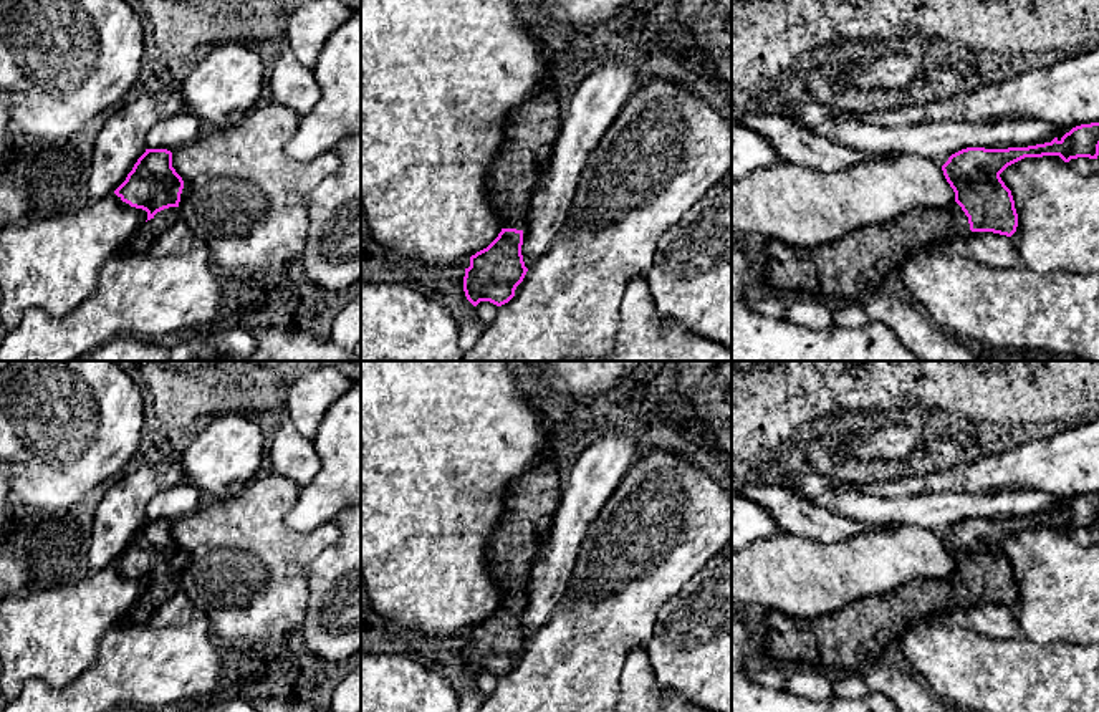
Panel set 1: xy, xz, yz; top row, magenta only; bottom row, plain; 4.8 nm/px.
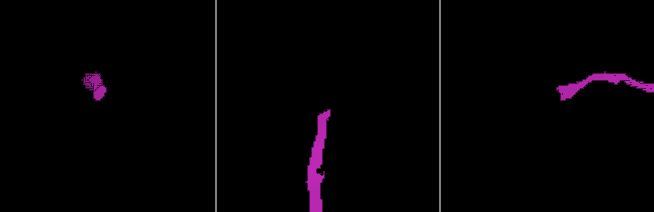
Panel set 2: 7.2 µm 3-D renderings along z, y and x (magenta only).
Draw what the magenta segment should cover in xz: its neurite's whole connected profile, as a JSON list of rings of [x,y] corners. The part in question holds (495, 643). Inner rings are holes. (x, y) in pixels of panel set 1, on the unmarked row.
[[[546,455],[545,460],[515,480],[505,495],[505,513],[488,545],[490,571],[503,599],[487,619],[470,628],[470,637],[465,639],[463,662],[473,677],[480,672],[490,672],[497,677],[508,674],[528,642],[521,626],[523,601],[531,568],[548,538],[561,502],[563,488],[559,487],[558,467],[556,457]]]

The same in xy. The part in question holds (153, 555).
[[[146,520],[126,551],[114,561],[122,573],[147,583],[147,591],[126,613],[126,623],[146,624],[152,611],[179,591],[182,560],[184,551],[172,538],[172,523]]]

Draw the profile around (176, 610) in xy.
[[[180,589],[166,598],[149,616],[147,623],[154,628],[180,626],[192,619],[195,608]]]

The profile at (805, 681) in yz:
[[[813,666],[791,667],[783,689],[809,700],[826,700],[836,697],[833,681],[828,679],[821,669]]]

